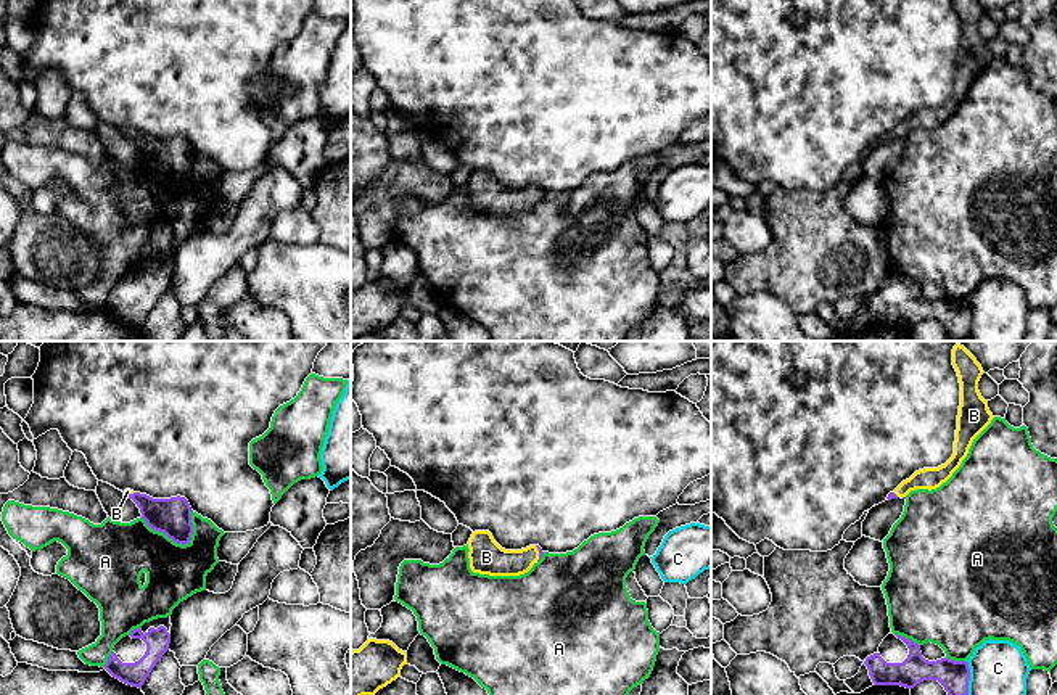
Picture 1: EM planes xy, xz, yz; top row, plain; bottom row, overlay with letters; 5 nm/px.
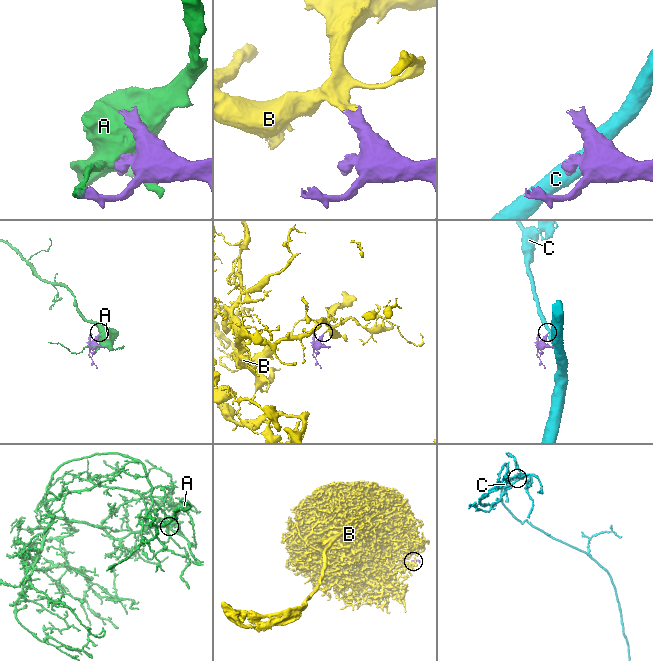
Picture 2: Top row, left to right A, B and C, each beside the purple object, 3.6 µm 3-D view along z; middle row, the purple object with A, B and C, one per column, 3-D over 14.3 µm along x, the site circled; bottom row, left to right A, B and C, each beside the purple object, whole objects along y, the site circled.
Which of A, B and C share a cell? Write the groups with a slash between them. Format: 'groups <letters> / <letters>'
groups A / B / C

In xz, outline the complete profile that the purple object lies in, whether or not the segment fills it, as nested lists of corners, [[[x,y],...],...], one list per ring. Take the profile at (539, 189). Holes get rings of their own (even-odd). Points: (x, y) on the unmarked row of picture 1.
[[[475,171],[468,180],[468,198],[473,212],[489,216],[520,216],[537,203],[544,191],[539,185],[505,190],[489,171]]]

